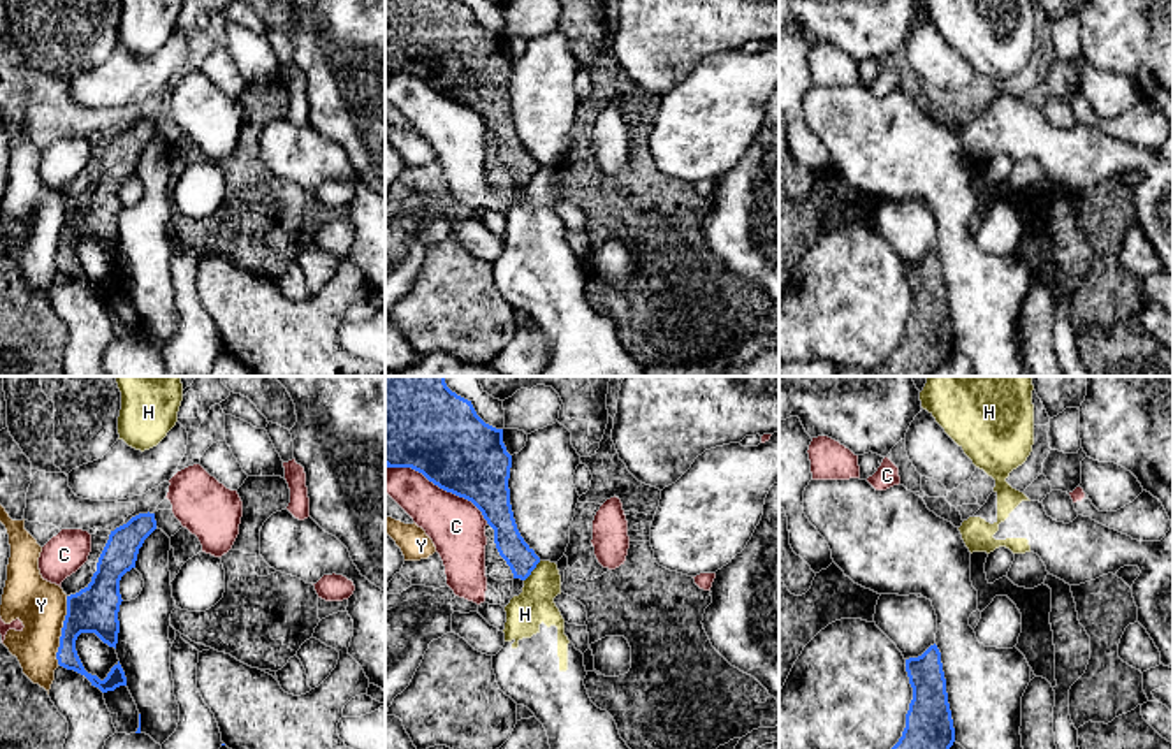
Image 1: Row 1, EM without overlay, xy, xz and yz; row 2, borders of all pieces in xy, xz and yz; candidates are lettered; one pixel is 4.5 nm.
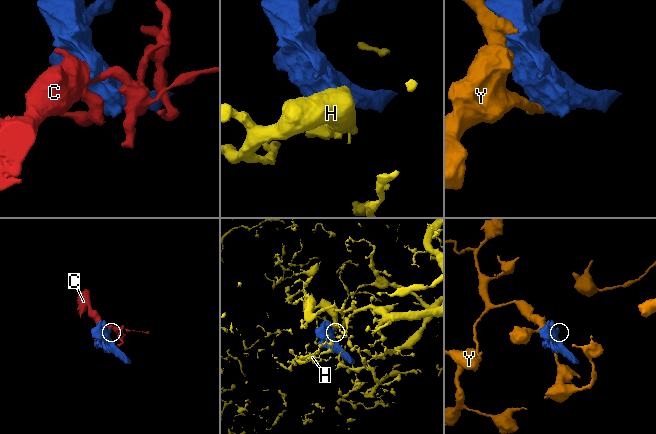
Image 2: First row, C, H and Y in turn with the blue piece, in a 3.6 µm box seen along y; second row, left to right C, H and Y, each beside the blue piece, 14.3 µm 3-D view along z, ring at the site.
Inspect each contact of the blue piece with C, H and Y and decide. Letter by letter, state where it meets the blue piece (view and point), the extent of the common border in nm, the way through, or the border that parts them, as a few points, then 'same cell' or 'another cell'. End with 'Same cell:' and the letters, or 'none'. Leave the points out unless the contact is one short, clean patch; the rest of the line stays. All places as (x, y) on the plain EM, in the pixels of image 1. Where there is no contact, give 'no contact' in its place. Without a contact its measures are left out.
C: meets blue in xz at (440, 94); contact 550 nm long; another cell
H: meets blue in xz at (531, 176); contact 120 nm long; border along xz (540, 167), (524, 187); another cell
Y: meets blue in xy at (62, 236); contact 320 nm long; another cell
Same cell: none

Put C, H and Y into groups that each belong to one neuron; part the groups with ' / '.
C / H / Y

